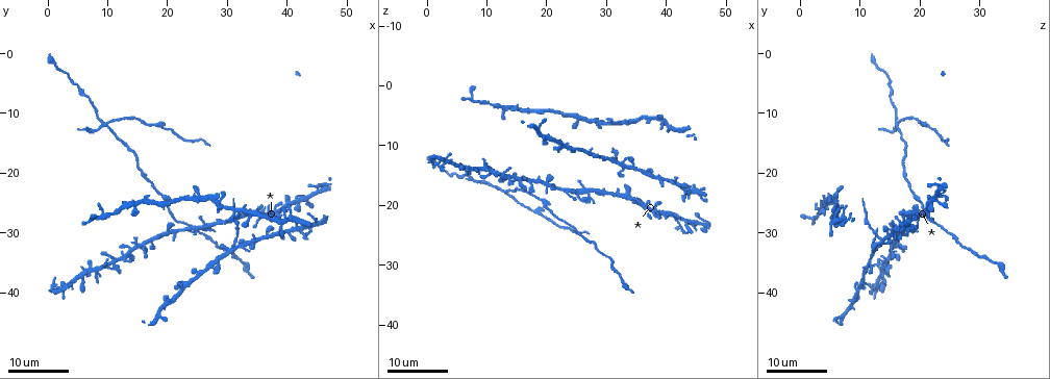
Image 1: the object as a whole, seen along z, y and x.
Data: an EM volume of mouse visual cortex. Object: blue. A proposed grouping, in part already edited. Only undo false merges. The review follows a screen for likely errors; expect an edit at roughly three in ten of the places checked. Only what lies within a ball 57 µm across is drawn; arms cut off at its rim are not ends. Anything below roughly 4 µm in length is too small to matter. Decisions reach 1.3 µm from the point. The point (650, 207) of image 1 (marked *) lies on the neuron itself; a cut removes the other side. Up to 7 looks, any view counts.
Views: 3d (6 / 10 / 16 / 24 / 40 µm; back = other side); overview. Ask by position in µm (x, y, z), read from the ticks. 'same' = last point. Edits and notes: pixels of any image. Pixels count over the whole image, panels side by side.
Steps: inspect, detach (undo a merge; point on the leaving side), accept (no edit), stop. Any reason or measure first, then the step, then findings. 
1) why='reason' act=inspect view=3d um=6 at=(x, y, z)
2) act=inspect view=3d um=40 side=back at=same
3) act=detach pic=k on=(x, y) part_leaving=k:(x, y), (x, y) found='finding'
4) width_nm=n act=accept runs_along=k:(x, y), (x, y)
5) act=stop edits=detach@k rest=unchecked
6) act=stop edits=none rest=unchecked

why='four arms meet' act=inspect view=3d um=16 at=(41.5, 25.5, 22.0)

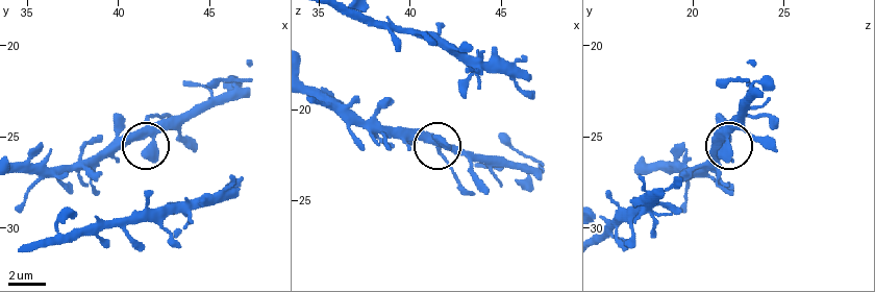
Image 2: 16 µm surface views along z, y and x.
act=inspect view=3d um=6 at=(41.9, 25.3, 21.9)

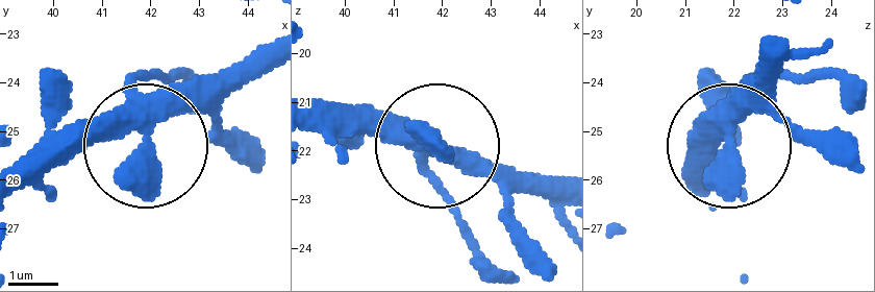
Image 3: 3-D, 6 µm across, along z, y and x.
width_nm=400 act=accept runs_along=3:(317, 107), (511, 178) found='one neuron here'

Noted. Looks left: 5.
why='three arms meet' act=inspect view=3d um=24 at=(29.5, 26.0, 6.0)

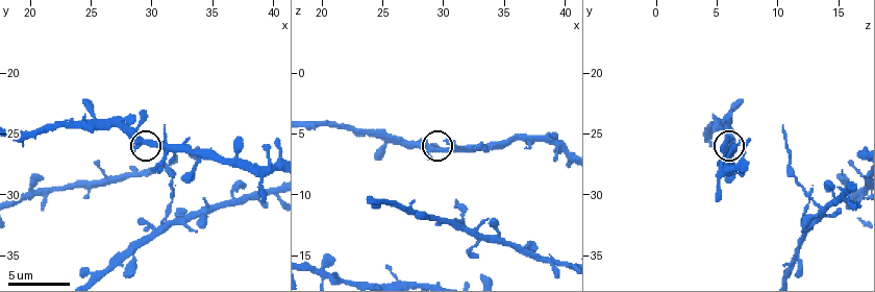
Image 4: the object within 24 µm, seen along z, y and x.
act=inspect view=3d um=6 at=(29.6, 25.8, 6.4)

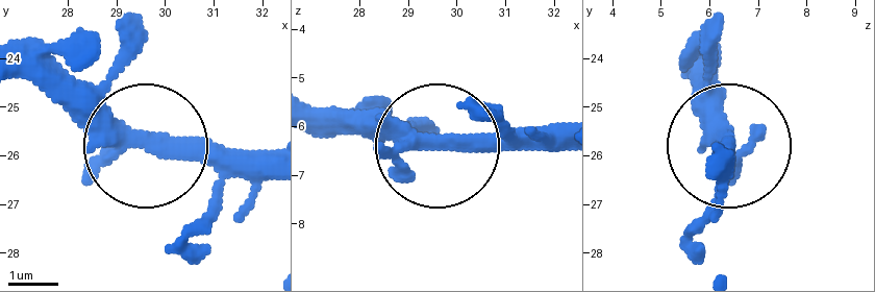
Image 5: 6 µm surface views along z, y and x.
width_nm=320 act=accept found='one neuron here'

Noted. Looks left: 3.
act=inspect view=3d um=16 at=(31.2, 32.0, 12.2)

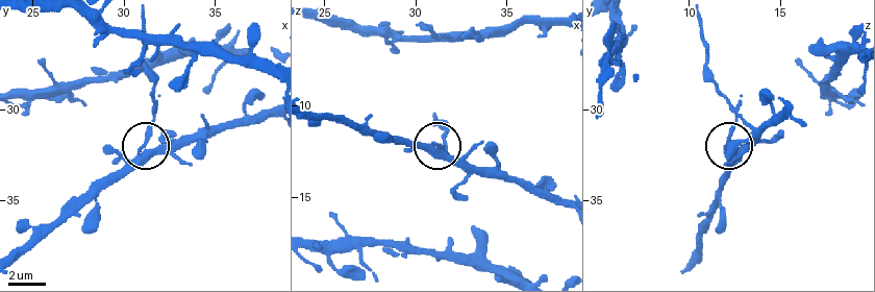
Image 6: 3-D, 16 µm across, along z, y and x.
act=inspect view=3d um=16 side=back at=(31.1, 31.9, 12.2)

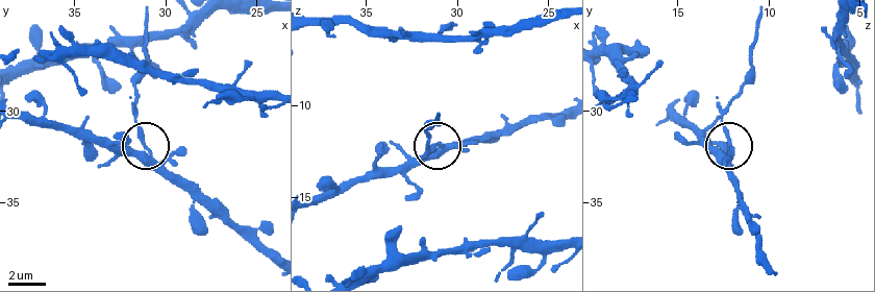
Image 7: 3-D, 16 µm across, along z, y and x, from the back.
width_nm=280 act=detach pic=7 on=(140, 127) part_leaving=7:(152, 152), (139, 117), (139, 75), (148, 56), (148, 19) found='a second neuron is stuck on'

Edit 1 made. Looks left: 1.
act=stop edits=detach@7 rest=unchecked

